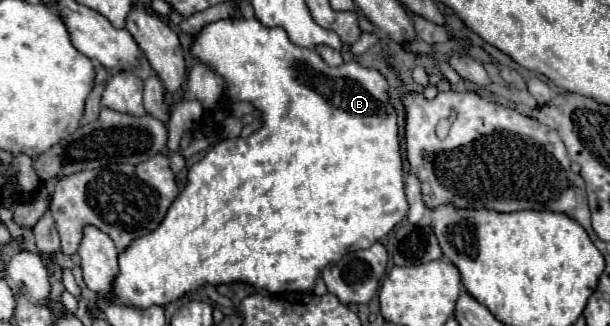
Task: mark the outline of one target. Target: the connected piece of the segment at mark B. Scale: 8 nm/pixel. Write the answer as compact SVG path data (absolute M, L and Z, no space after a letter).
M255 18L221 20L205 26L201 34L193 40L191 54L199 58L203 64L213 66L213 70L217 70L225 78L232 102L243 101L253 104L261 112L263 124L247 138L227 138L215 144L215 148L211 148L203 160L191 166L187 188L183 188L183 192L177 196L171 210L163 218L161 226L153 234L147 234L145 238L137 238L137 242L133 242L129 250L123 250L119 254L119 276L115 278L113 284L113 300L117 304L129 302L139 308L149 308L155 304L165 306L181 298L185 292L197 290L203 284L227 284L227 282L249 282L257 290L267 290L271 294L313 292L315 280L321 276L327 264L339 262L349 252L373 246L375 242L383 240L383 236L387 236L407 216L409 202L405 198L405 186L403 186L403 160L399 146L397 112L389 98L389 82L379 70L365 68L359 62L343 62L341 66L331 68L323 62L323 58L315 50L293 44L283 28L267 28Z

